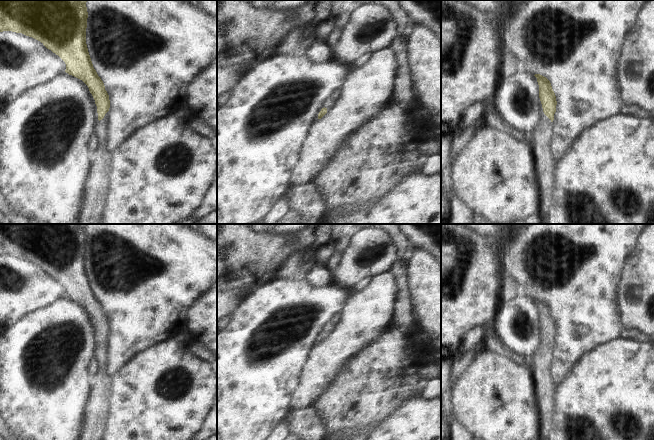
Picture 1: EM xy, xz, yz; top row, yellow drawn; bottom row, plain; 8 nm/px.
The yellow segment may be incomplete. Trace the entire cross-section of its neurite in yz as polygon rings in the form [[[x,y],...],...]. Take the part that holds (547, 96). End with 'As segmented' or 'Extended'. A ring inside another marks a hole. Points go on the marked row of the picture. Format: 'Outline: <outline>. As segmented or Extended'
Outline: [[[534,75],[539,85],[539,98],[543,112],[547,118],[540,124],[538,130],[530,135],[532,152],[535,158],[537,180],[541,191],[541,224],[548,224],[553,209],[553,194],[555,189],[555,157],[551,152],[552,122],[556,112],[556,96],[550,81],[540,75]]]. Extended.

